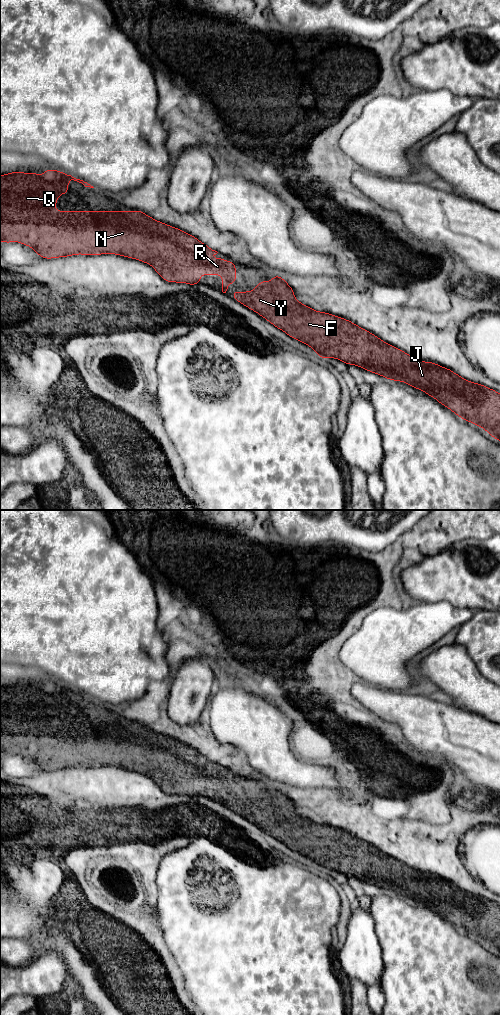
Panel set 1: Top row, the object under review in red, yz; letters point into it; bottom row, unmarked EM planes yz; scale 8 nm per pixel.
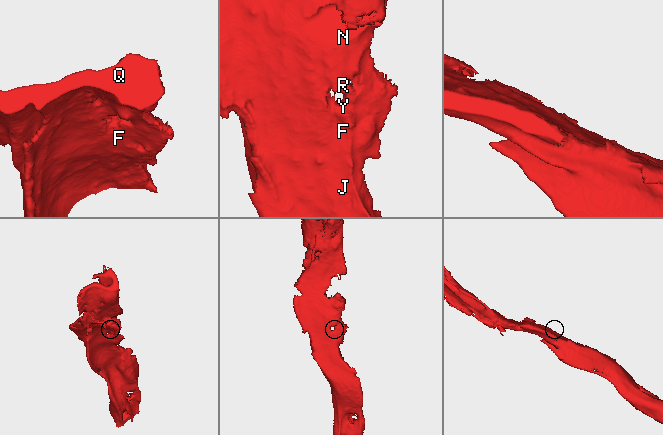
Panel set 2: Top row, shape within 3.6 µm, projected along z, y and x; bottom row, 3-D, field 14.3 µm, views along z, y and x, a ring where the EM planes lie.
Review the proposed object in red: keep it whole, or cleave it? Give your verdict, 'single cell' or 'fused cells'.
single cell

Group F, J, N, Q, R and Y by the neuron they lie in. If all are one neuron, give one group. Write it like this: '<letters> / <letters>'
F J N Q R Y

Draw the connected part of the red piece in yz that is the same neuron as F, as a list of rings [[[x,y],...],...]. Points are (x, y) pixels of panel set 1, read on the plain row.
[[[279,787],[270,794],[262,792],[252,804],[234,802],[232,808],[291,850],[310,858],[320,870],[335,870],[420,901],[500,953],[497,903],[414,870],[347,831],[313,822],[294,810],[294,802]]]

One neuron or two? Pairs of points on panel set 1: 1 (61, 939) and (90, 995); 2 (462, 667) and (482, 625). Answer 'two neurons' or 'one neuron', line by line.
1: one neuron
2: two neurons

